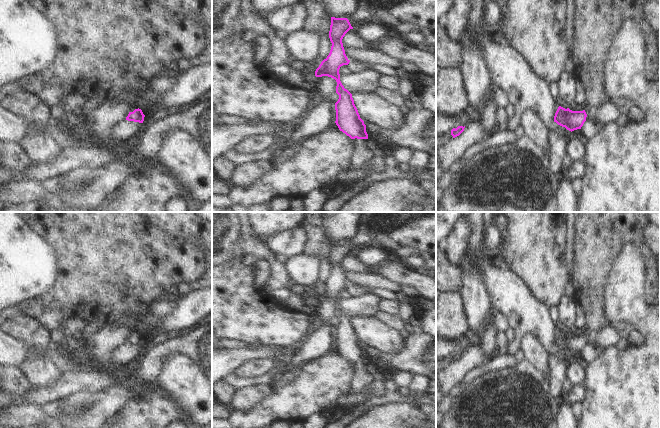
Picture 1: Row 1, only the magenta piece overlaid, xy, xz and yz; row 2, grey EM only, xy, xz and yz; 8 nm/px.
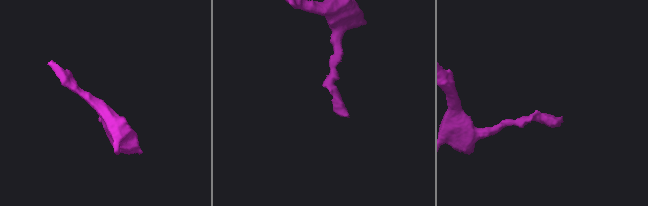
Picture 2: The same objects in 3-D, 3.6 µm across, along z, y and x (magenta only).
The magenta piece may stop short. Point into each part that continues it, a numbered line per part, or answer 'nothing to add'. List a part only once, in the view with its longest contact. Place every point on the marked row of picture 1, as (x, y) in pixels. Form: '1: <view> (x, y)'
1: xz (363, 152)

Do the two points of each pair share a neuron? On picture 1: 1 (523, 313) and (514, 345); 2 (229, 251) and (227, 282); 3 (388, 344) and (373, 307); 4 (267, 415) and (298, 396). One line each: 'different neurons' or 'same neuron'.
1: same neuron
2: different neurons
3: different neurons
4: same neuron

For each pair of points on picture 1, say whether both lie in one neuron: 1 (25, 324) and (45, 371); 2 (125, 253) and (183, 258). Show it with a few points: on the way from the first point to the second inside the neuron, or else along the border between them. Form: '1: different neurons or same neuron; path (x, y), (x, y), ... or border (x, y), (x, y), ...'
1: same neuron; path (35, 336), (38, 339), (38, 359)
2: same neuron; path (139, 253), (167, 254), (169, 256)

